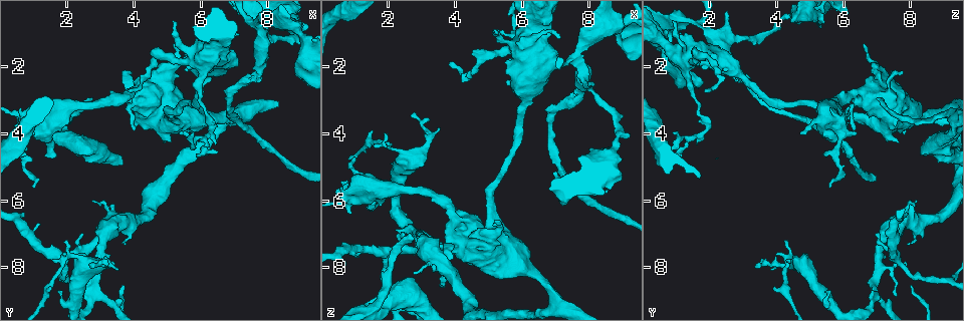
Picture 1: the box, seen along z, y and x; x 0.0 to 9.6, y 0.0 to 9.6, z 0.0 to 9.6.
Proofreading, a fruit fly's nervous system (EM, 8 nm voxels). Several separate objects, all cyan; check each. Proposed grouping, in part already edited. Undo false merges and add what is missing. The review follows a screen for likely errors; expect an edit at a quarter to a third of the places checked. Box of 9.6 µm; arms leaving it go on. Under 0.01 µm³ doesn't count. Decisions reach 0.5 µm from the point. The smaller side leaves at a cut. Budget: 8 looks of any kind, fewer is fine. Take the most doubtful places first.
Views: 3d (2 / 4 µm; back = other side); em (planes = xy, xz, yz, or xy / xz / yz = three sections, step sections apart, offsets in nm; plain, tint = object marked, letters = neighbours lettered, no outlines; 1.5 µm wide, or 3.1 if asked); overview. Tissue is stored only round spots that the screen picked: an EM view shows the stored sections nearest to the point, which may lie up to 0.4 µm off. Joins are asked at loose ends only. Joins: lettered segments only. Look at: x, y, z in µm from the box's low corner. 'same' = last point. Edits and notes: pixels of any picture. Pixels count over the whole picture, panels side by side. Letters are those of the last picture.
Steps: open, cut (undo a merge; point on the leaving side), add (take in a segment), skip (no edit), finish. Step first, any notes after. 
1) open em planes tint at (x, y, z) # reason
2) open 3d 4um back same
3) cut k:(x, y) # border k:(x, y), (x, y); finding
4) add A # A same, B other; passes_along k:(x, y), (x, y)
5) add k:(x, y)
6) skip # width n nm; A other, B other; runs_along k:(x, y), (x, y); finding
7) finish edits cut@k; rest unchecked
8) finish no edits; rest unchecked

open em planes letters at (3.85, 2.70, 1.80) # tapers out

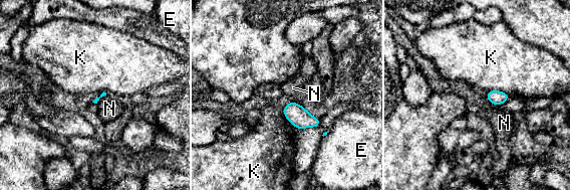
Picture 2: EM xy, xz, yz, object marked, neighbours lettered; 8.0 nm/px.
skip # E other, K other, N other; border 2:(485, 97), (495, 106); none of them fits

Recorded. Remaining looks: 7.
open 3d 2um at (9.20, 1.20, 0.60) # branch point

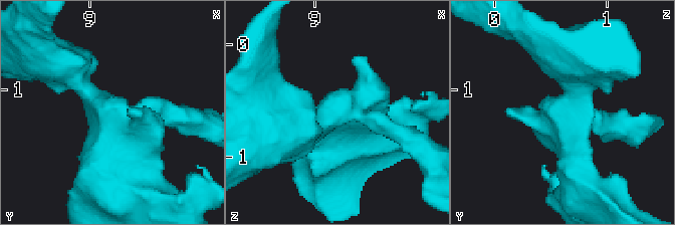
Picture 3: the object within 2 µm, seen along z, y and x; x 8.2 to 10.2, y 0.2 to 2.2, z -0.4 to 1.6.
open em planes letters at (9.16, 1.24, 0.64)

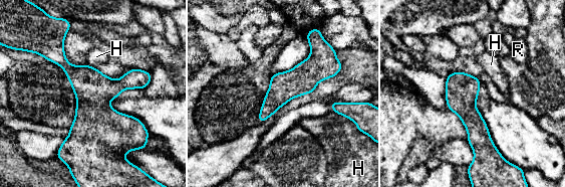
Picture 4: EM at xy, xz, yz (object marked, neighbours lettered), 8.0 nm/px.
skip # H other, R other; border 4:(332, 111), (346, 118); continuous, no second cell

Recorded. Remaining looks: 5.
open em planes letters at (0.80, 4.00, 6.35) # an open end

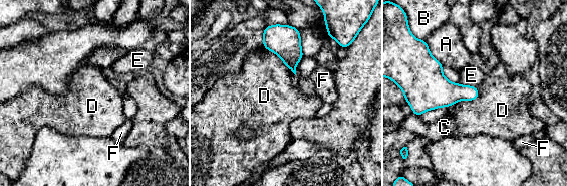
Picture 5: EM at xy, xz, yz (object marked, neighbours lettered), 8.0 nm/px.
skip # A other, B other, C other, D other, E other, F other; none of them fits

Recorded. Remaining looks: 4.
finish no edits; rest unchecked

